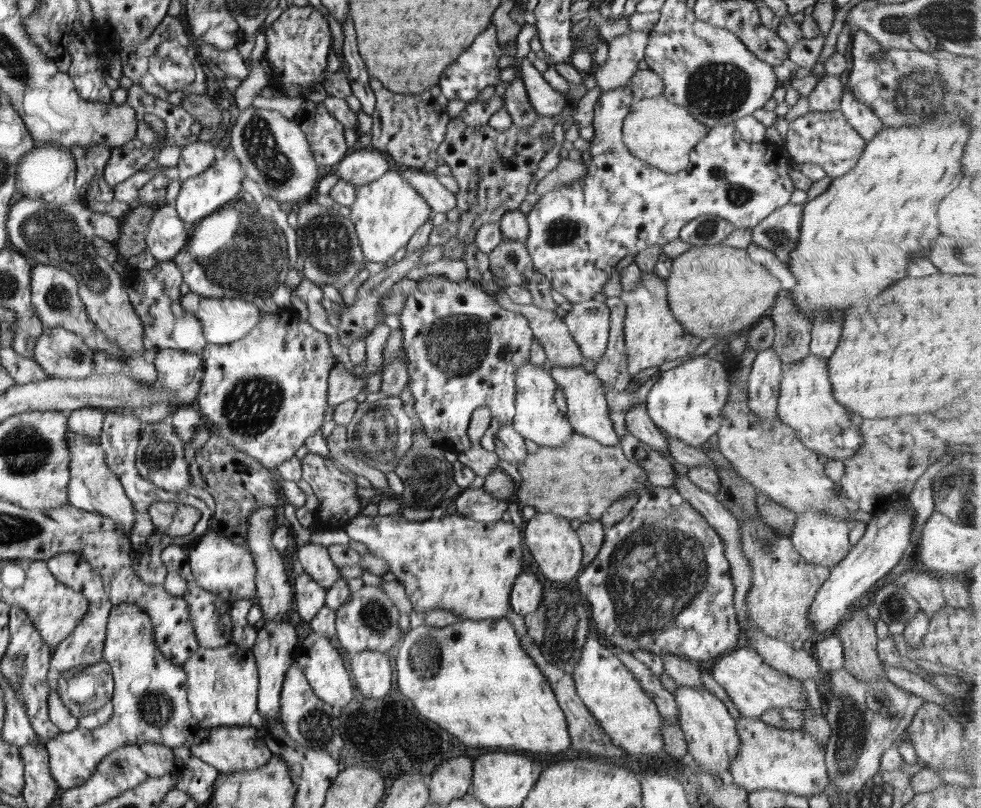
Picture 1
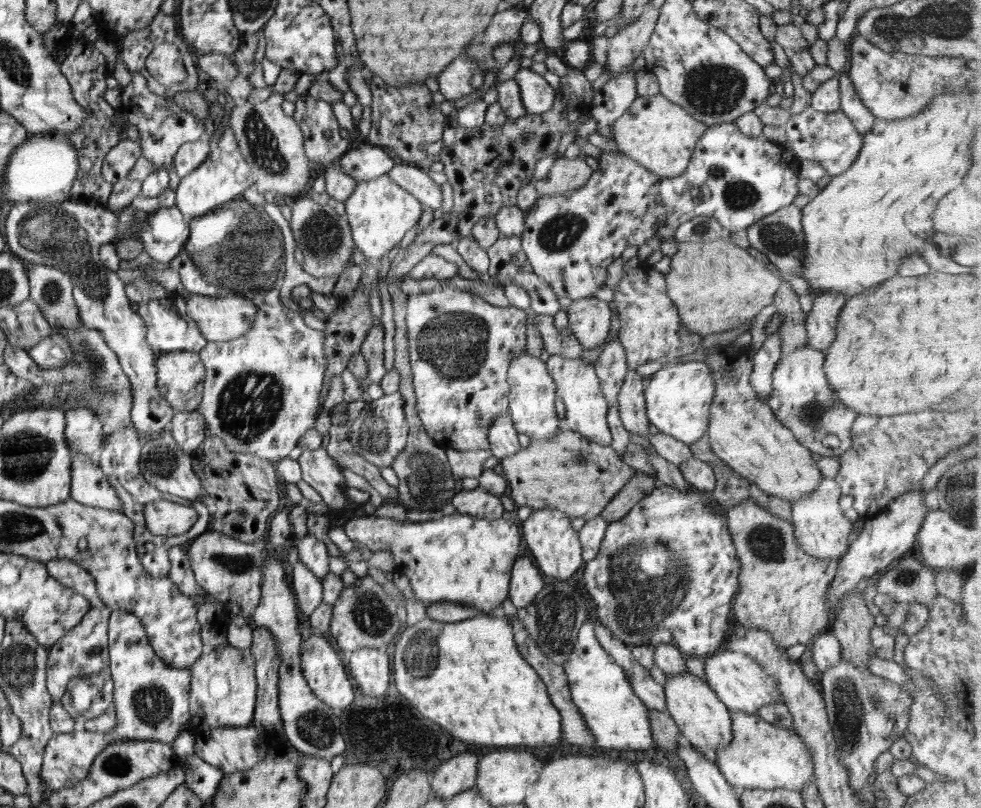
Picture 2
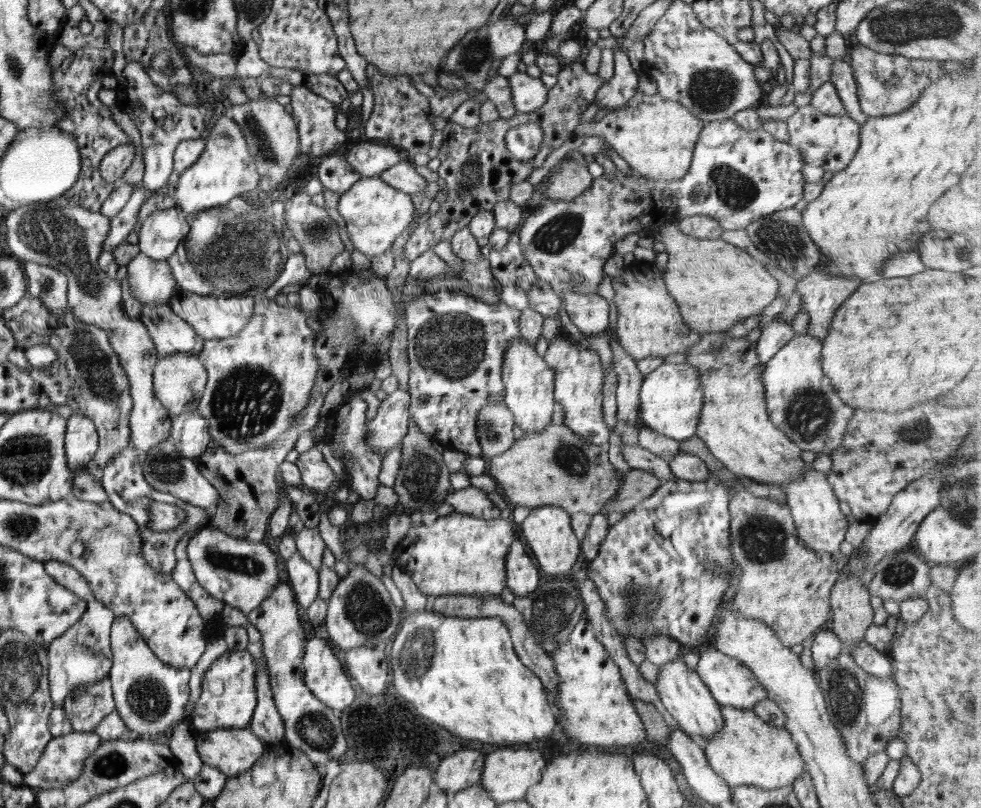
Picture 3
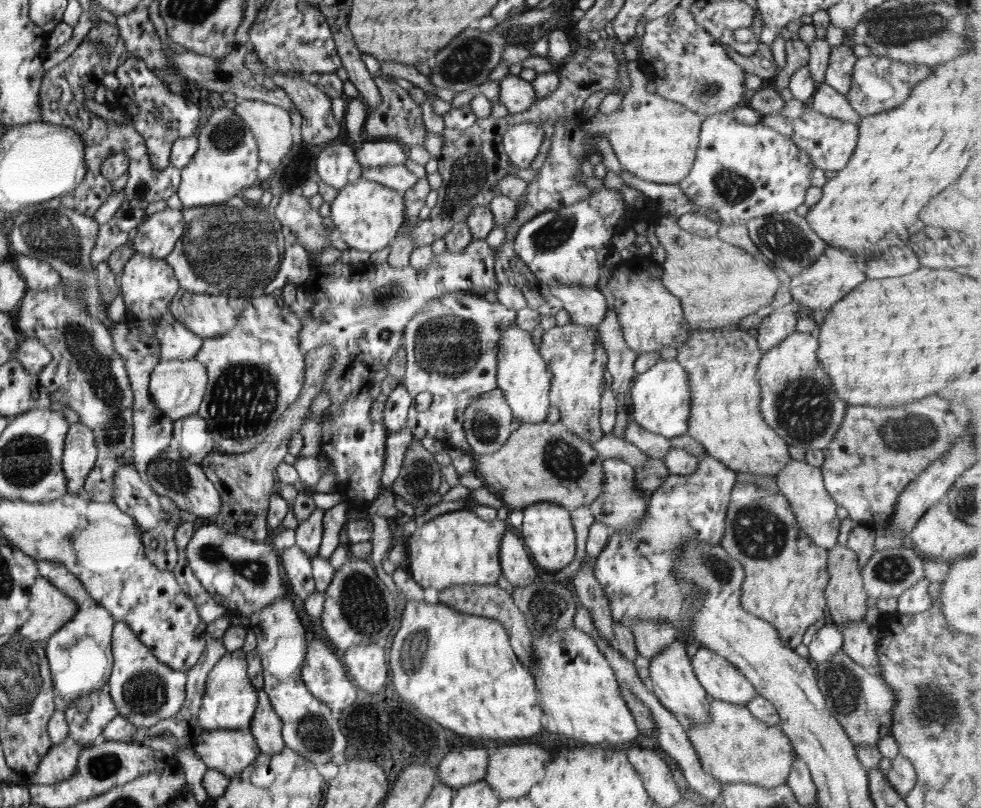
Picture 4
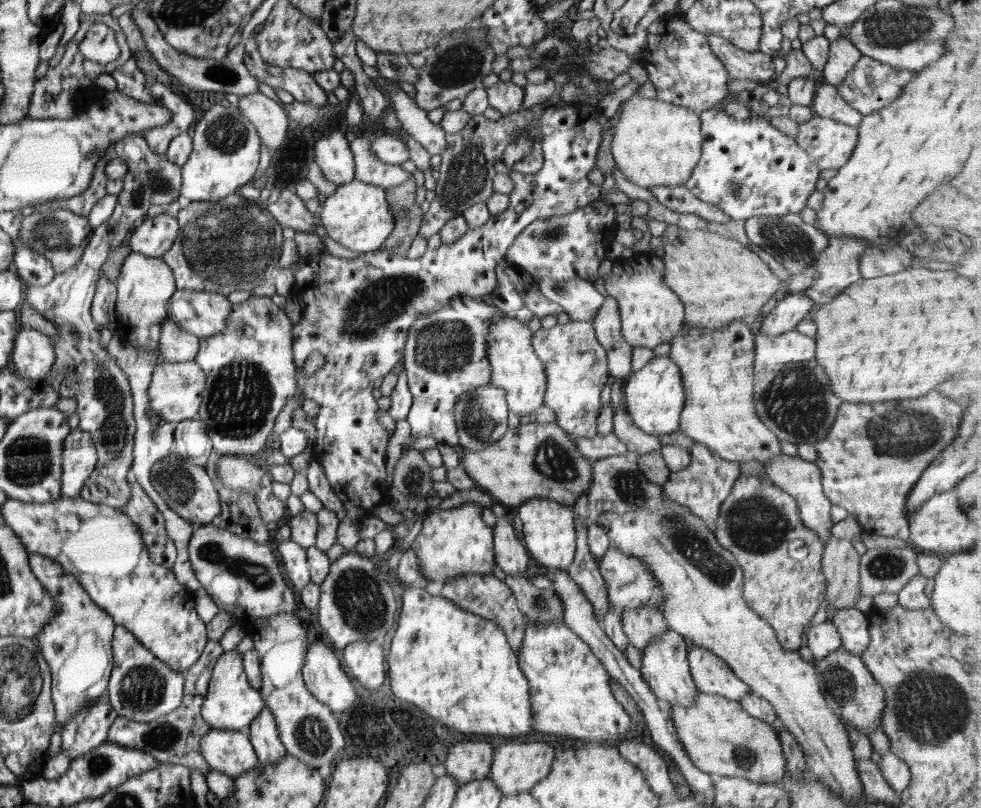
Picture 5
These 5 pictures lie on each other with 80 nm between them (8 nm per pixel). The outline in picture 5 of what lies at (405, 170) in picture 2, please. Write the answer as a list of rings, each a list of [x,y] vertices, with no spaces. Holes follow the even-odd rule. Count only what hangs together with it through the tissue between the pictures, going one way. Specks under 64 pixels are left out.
[[[351,137],[349,147],[354,155],[355,178],[361,182],[378,186],[382,189],[400,186],[412,177],[400,165],[382,162],[371,151],[372,140],[368,137]]]

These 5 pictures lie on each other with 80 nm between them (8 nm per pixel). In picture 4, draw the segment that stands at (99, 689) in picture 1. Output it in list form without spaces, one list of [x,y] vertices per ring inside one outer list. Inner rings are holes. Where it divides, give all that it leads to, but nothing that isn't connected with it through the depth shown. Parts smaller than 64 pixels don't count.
[[[108,685],[92,694],[80,697],[65,710],[68,736],[81,746],[91,747],[101,740],[106,724],[116,715],[115,704]]]

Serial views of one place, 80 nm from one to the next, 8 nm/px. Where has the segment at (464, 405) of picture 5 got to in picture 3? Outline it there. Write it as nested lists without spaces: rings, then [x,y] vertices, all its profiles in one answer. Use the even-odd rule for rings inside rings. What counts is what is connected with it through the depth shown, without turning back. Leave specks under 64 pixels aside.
[[[492,401],[485,404],[477,414],[477,427],[475,430],[481,448],[481,456],[489,458],[506,452],[516,440],[514,439],[514,430],[512,429],[514,426],[515,420],[512,411],[504,402]]]

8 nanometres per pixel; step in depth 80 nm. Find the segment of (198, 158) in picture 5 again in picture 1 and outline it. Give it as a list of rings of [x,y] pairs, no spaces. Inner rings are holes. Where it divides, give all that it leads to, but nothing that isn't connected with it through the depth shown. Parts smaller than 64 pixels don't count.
[[[229,145],[224,149],[224,158],[215,158],[214,162],[206,170],[181,182],[180,194],[178,194],[176,202],[174,202],[179,217],[190,228],[200,219],[210,216],[210,214],[218,211],[227,202],[236,199],[237,196],[242,194],[241,185],[245,173],[245,168],[234,156],[231,145]]]

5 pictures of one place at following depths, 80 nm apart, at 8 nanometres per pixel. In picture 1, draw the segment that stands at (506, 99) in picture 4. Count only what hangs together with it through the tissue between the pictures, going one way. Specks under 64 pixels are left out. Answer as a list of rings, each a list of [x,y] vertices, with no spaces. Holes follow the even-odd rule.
[[[527,58],[520,63],[522,71],[522,83],[528,93],[528,101],[531,107],[540,116],[554,118],[560,113],[564,113],[566,104],[565,96],[557,92],[545,82],[541,74]]]

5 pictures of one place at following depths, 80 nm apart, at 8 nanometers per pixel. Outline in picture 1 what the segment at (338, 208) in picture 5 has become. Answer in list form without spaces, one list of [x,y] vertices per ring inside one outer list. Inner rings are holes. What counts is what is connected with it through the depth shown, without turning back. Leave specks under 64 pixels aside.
[[[396,171],[385,172],[372,183],[355,190],[356,201],[351,204],[349,218],[355,223],[365,260],[373,267],[394,256],[412,238],[414,232],[434,215],[426,198]]]

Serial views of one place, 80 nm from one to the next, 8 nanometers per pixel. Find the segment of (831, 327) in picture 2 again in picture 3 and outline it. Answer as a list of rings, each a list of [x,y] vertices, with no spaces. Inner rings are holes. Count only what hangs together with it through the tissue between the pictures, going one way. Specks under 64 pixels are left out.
[[[822,263],[812,268],[806,277],[798,279],[795,294],[800,295],[801,304],[810,316],[807,335],[824,342],[834,312],[858,286],[860,280],[831,275],[823,269]]]

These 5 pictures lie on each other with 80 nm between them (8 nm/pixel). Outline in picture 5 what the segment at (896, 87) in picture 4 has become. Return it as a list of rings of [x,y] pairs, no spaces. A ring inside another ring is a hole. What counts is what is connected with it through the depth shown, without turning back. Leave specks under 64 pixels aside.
[[[861,57],[849,74],[846,74],[844,82],[838,86],[838,93],[846,100],[850,106],[858,110],[860,114],[870,115],[876,110],[882,110],[883,106],[896,100],[906,88],[912,78],[916,78],[918,71],[908,71],[906,69],[894,69],[888,65],[882,65],[879,61],[874,61],[870,57]]]

